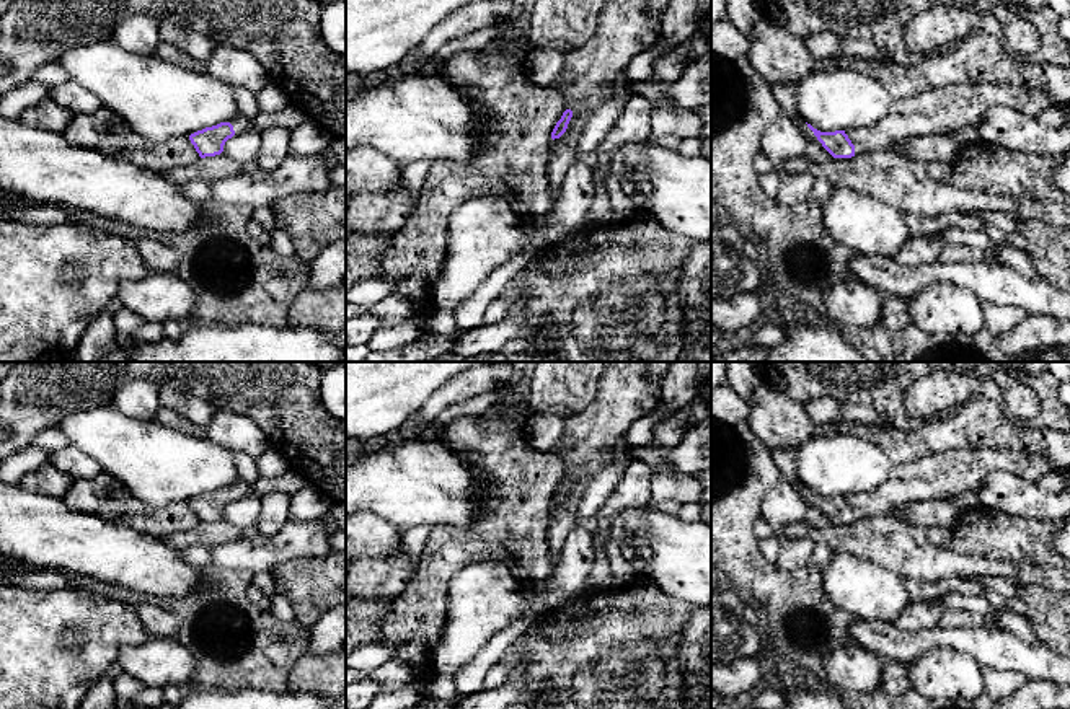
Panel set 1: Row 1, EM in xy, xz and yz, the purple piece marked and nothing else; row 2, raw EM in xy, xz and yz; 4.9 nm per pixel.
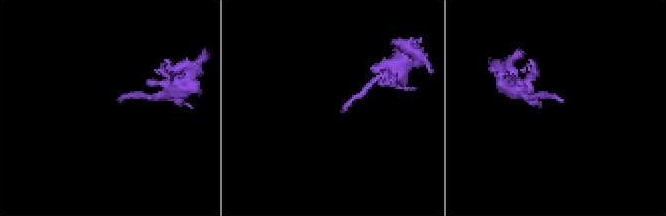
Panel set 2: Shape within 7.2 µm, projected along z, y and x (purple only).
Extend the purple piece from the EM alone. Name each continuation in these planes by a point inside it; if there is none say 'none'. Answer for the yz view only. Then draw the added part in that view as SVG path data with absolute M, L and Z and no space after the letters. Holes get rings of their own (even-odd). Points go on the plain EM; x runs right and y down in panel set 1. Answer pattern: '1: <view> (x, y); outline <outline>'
1: yz (943, 476); outline M959 448L894 465L879 487L845 499L855 510L855 520L863 520L889 515L909 502L954 500L964 492L975 494L993 471L1039 481L1042 474L1059 469L1047 458L1019 450Z

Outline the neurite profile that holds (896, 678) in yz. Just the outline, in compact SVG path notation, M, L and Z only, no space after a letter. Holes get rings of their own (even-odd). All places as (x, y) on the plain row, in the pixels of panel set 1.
M886 660L879 693L894 698L912 688L909 663Z

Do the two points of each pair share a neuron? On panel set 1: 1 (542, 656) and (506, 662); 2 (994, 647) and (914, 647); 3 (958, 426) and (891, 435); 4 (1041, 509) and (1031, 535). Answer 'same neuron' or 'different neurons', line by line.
1: different neurons
2: same neuron
3: same neuron
4: different neurons

